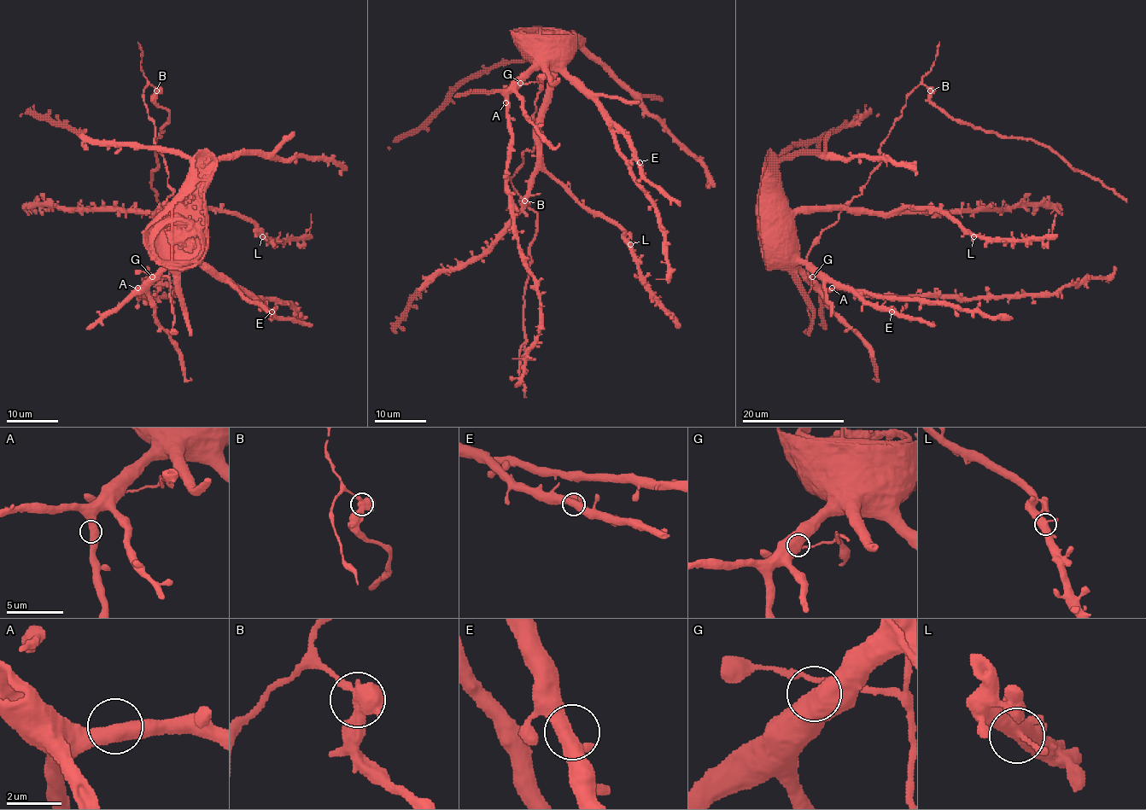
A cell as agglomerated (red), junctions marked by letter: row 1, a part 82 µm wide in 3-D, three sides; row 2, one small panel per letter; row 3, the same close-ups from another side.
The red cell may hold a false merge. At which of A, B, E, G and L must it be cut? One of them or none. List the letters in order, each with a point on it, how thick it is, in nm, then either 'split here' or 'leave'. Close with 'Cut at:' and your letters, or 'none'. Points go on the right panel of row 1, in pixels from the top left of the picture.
A: at (832, 288); 550 nm thick; leave
B: at (930, 90); 480 nm thick; split here
E: at (891, 311); 420 nm thick; leave
G: at (812, 276); 400 nm thick; leave
L: at (973, 236); 440 nm thick; leave
Cut at: B

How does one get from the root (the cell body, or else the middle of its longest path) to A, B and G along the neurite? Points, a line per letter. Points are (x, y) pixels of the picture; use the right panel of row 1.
A: (763, 205), (774, 197), (780, 197), (784, 210), (789, 215), (793, 259), (821, 287), (832, 288)
B: (763, 205), (780, 197), (793, 259), (812, 276), (812, 243), (861, 193), (906, 97), (920, 84), (930, 90)
G: (763, 205), (774, 197), (780, 197), (784, 210), (789, 215), (793, 259), (812, 276)

